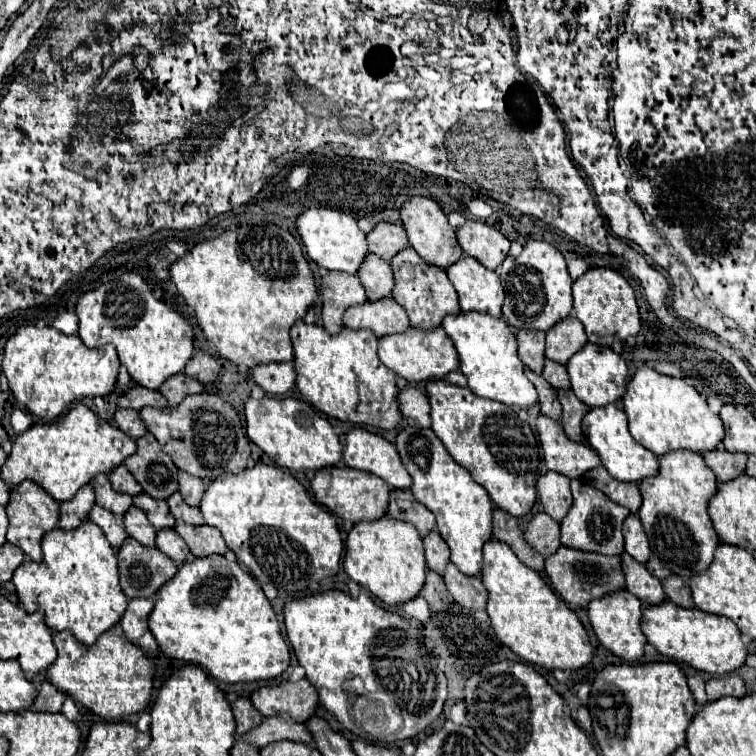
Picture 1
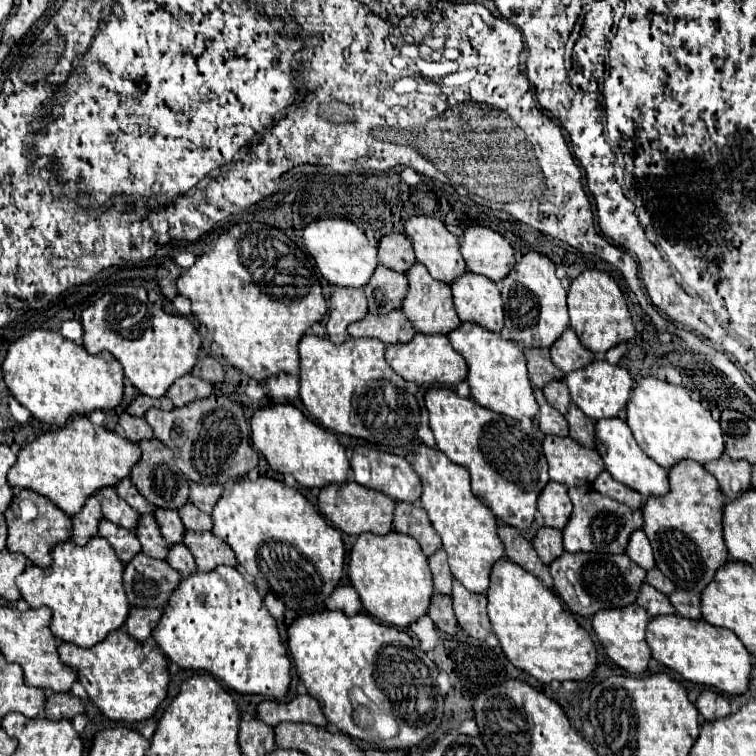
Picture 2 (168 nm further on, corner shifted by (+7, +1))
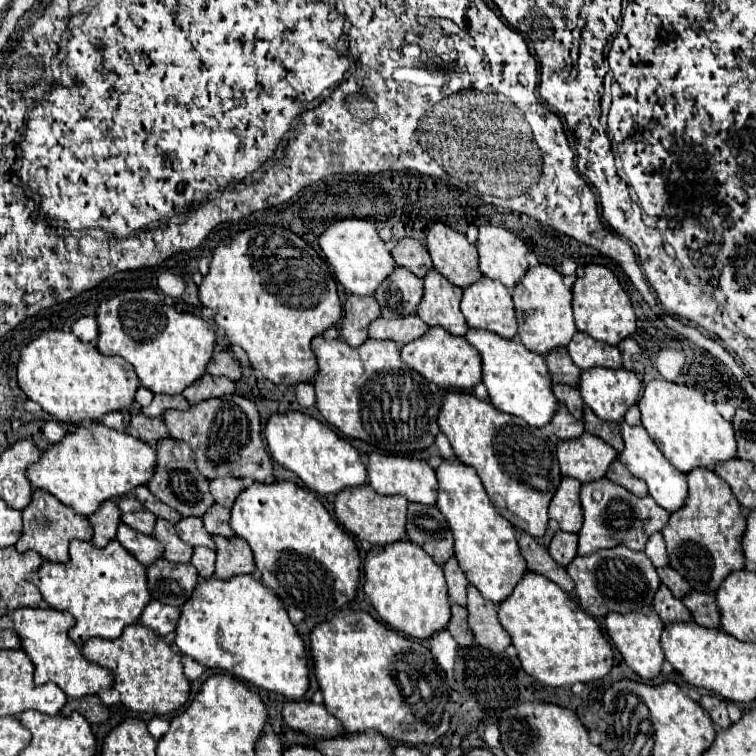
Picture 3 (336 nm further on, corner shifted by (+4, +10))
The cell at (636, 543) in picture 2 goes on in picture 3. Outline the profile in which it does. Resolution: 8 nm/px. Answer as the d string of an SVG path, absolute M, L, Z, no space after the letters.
M657 532L655 536L651 536L651 540L647 542L647 548L645 548L645 554L651 558L651 562L657 566L657 568L663 568L663 566L669 566L669 556L667 556L667 548L665 548L665 540L663 536Z

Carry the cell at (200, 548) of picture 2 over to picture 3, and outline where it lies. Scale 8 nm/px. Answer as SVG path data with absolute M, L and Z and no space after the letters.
M223 536L213 538L217 544L215 576L219 580L229 580L239 574L255 572L255 558L251 554L249 544L243 538L223 538Z

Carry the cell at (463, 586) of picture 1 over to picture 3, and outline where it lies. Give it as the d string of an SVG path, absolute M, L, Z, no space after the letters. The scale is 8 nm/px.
M469 586L467 590L467 610L469 610L469 628L475 634L479 646L503 654L511 644L511 636L503 630L497 618L497 606L489 600L483 600L477 588Z

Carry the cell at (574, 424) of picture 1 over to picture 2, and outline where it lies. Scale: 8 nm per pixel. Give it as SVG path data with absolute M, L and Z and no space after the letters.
M572 403L570 409L568 409L568 413L566 413L566 421L570 425L570 437L572 439L576 439L584 447L594 447L594 423L596 423L594 419L588 419Z

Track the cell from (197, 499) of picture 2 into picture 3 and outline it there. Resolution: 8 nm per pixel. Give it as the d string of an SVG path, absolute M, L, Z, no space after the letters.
M227 476L227 478L215 478L211 480L211 494L215 496L215 502L221 504L221 506L227 506L231 508L237 500L237 496L243 492L243 488L247 488L249 482L243 480L243 478L233 478L233 476Z

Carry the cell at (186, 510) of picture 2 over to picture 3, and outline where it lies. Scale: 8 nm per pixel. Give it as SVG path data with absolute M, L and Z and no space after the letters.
M215 504L215 508L211 508L211 512L207 512L207 516L203 518L203 524L207 528L209 534L219 534L219 536L237 536L231 528L229 528L229 516L231 510L223 508L219 504Z

